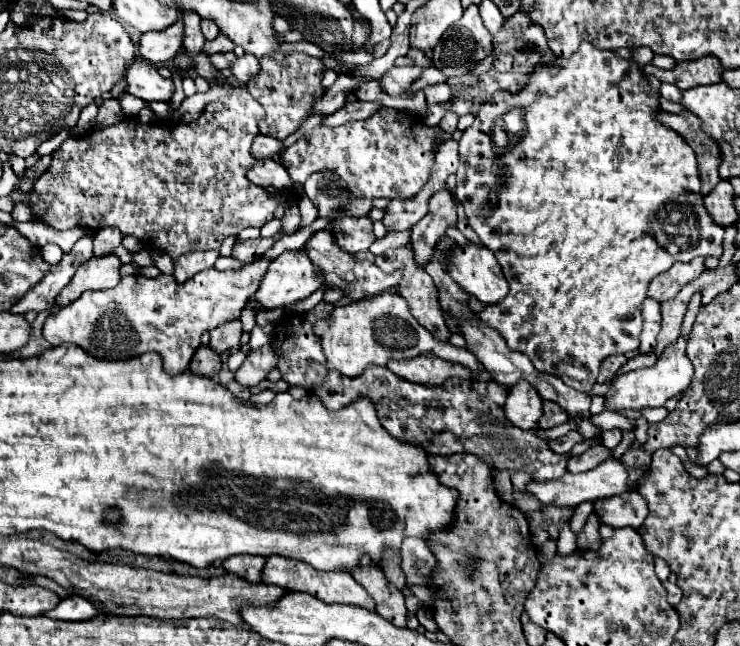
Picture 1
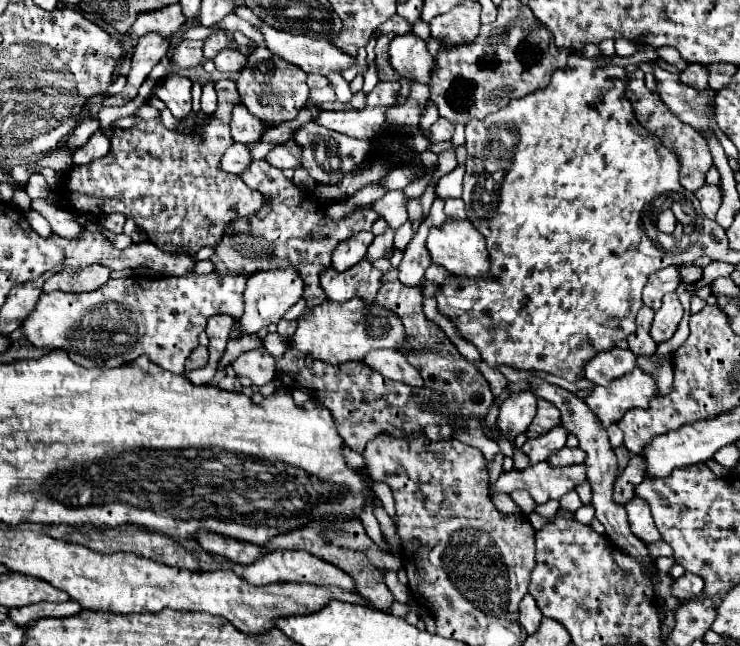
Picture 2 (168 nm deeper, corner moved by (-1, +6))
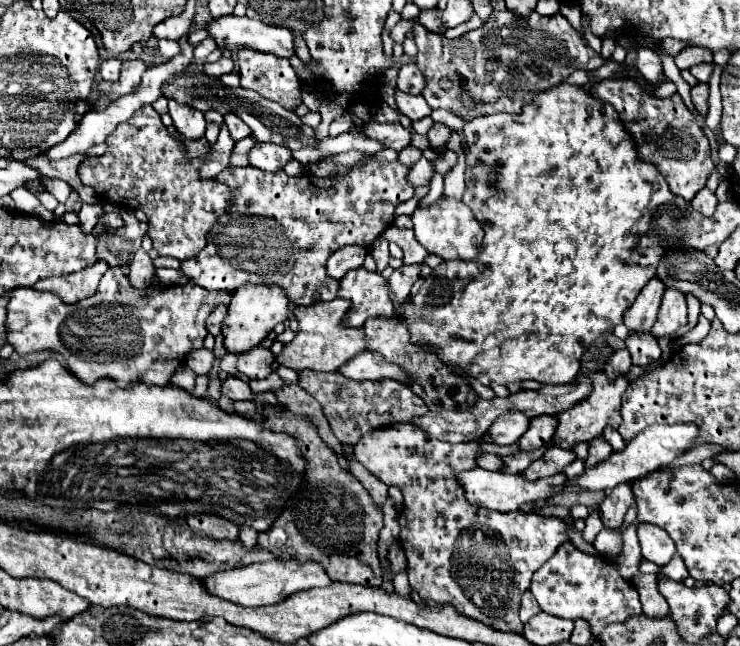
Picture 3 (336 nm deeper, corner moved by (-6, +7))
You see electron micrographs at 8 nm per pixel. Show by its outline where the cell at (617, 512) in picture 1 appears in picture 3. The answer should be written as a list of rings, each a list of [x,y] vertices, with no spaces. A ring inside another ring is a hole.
[[[652,524],[638,526],[638,540],[642,556],[654,564],[668,564],[676,554],[676,544],[667,532]],[[660,532],[660,534],[658,534]]]

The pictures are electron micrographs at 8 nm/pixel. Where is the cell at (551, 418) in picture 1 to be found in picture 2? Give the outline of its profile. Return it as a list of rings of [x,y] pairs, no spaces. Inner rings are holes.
[[[539,399],[537,403],[537,415],[533,419],[533,423],[527,429],[527,437],[541,437],[543,433],[549,433],[553,427],[561,425],[561,413],[555,405],[551,405],[549,401]]]

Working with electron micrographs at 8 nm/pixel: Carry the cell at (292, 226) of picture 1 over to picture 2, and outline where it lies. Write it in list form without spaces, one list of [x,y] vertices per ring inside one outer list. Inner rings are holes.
[[[253,161],[251,169],[247,173],[239,175],[243,183],[251,189],[259,189],[263,193],[265,201],[271,205],[269,215],[263,219],[247,217],[247,219],[237,219],[233,221],[233,229],[241,229],[243,233],[251,233],[251,237],[259,237],[259,249],[265,249],[269,255],[267,257],[255,257],[255,255],[245,255],[241,249],[231,245],[231,237],[223,237],[219,245],[215,245],[215,253],[209,257],[209,261],[215,265],[215,273],[219,275],[253,275],[259,271],[267,269],[279,269],[283,265],[299,265],[299,273],[305,283],[305,293],[303,299],[307,307],[315,307],[323,303],[327,297],[321,289],[319,277],[323,269],[329,267],[331,263],[331,253],[337,247],[337,243],[345,241],[347,237],[359,233],[359,231],[371,231],[373,223],[381,217],[373,205],[363,205],[357,207],[351,215],[343,217],[339,223],[337,221],[323,221],[325,219],[325,209],[321,201],[311,191],[303,191],[293,181],[289,181],[283,171],[267,165],[265,161]]]

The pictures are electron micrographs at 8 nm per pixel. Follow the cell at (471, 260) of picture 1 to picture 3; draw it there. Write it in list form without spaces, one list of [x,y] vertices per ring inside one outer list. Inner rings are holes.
[[[442,198],[424,210],[414,210],[412,214],[416,240],[430,252],[440,256],[442,260],[474,260],[480,252],[480,244],[484,238],[484,230],[478,220],[472,216],[472,210],[458,200]]]

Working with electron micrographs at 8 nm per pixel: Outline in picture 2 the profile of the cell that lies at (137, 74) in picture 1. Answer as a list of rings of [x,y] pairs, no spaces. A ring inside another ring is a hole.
[[[171,75],[153,89],[177,121],[185,119],[191,113],[191,85],[193,83],[187,77]]]

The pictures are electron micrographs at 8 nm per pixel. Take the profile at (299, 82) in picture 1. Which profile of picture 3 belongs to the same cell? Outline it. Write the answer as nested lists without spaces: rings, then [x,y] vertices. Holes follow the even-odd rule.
[[[240,48],[236,54],[236,62],[238,62],[238,72],[240,72],[240,86],[258,92],[260,96],[278,102],[280,106],[284,106],[286,110],[296,110],[302,104],[302,84],[294,72],[294,68],[290,66],[288,60],[284,58],[276,58],[272,54],[266,52],[256,52],[252,48]]]

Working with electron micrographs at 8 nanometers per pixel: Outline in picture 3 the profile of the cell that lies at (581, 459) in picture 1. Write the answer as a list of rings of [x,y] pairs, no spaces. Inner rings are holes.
[[[558,446],[548,448],[548,452],[534,460],[526,470],[524,476],[528,476],[530,480],[534,478],[546,478],[546,476],[554,476],[556,472],[562,472],[572,460],[576,460],[576,454],[572,450],[564,450]]]

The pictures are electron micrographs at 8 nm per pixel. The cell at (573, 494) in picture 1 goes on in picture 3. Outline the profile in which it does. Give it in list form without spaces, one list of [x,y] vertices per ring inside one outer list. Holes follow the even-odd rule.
[[[474,468],[472,472],[464,472],[464,476],[460,476],[460,484],[464,484],[464,490],[468,492],[468,502],[496,510],[496,512],[512,512],[512,510],[520,510],[520,506],[524,506],[524,504],[532,504],[536,500],[548,500],[554,494],[562,492],[566,482],[568,482],[568,476],[564,472],[560,472],[552,478],[528,480],[522,474],[508,474],[504,470],[488,472],[482,468]]]

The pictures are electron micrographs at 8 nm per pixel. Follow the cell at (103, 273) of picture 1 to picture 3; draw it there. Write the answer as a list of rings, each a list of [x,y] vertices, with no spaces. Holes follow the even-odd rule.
[[[98,260],[92,268],[84,268],[80,272],[74,272],[72,276],[40,280],[34,284],[34,288],[56,292],[62,296],[64,302],[78,302],[96,294],[98,282],[106,270],[108,270],[108,264],[104,260]]]

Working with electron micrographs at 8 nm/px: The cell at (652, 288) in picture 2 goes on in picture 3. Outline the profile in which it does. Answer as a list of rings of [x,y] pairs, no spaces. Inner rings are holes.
[[[652,278],[640,290],[640,294],[634,300],[632,308],[624,314],[624,324],[628,326],[630,332],[650,330],[652,328],[652,324],[656,322],[658,310],[660,310],[660,302],[662,302],[664,290],[666,290],[666,286],[658,278]]]

